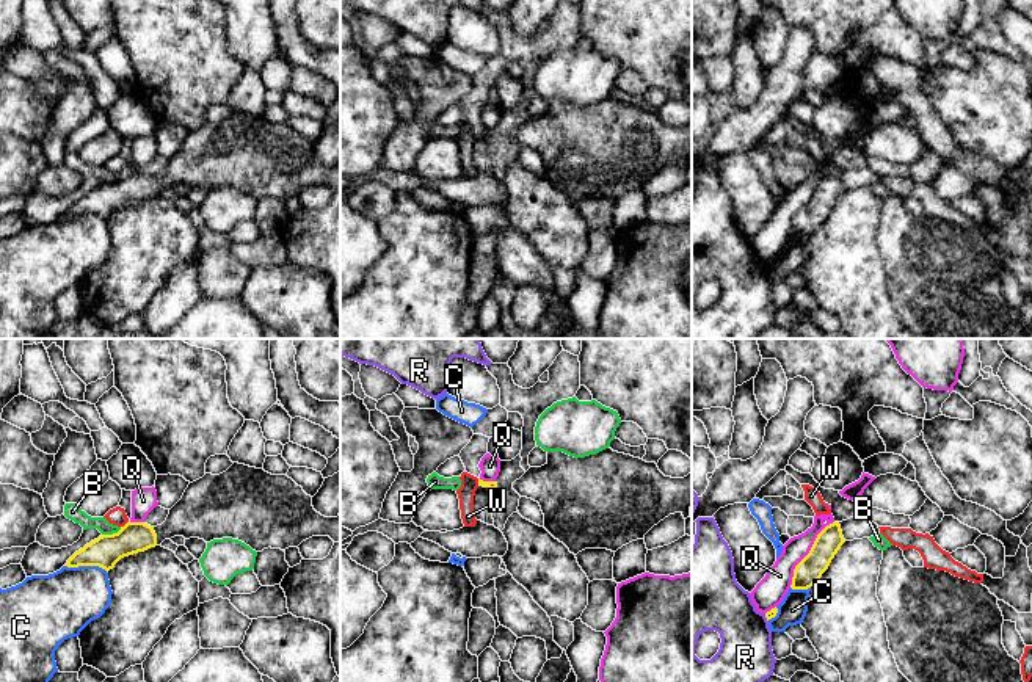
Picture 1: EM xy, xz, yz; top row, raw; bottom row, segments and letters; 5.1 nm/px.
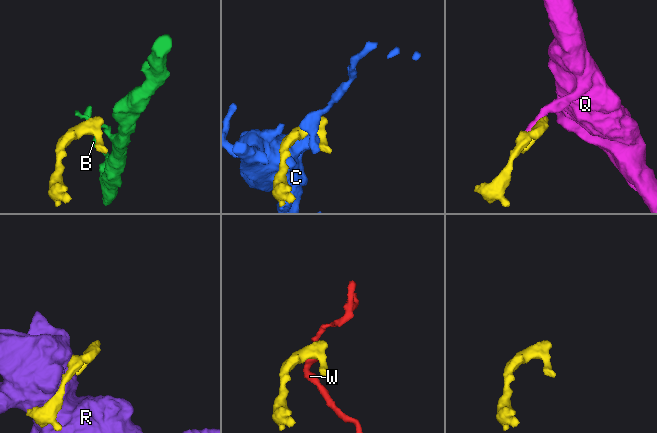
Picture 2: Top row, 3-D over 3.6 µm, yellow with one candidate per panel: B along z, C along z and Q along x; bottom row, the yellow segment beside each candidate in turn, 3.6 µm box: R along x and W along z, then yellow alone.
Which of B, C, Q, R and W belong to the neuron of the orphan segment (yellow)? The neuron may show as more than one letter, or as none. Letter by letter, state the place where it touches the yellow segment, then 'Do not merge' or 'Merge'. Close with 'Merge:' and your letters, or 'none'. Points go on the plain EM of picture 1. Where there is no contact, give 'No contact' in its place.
B: Touches yellow at xy (113, 182). Do not merge
C: Touches yellow at xy (87, 214). Do not merge
Q: Touches yellow at yz (808, 203). Do not merge
R: Touches yellow at yz (766, 265). Do not merge
W: Touches yellow at xy (126, 173). Do not merge
Merge: none

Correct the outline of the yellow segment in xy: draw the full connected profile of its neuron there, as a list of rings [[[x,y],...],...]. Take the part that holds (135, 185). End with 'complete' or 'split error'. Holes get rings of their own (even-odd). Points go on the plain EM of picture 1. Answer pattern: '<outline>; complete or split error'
[[[234,111],[220,124],[205,122],[190,132],[162,174],[127,171],[118,182],[102,183],[86,193],[64,215],[99,215],[108,221],[121,207],[162,194],[165,188],[174,185],[199,187],[205,191],[232,187],[256,201],[268,196],[285,199],[298,196],[312,185],[329,185],[334,191],[340,191],[340,165],[325,166],[317,161],[312,155],[312,146],[287,124],[271,124],[263,118]]]; split error

